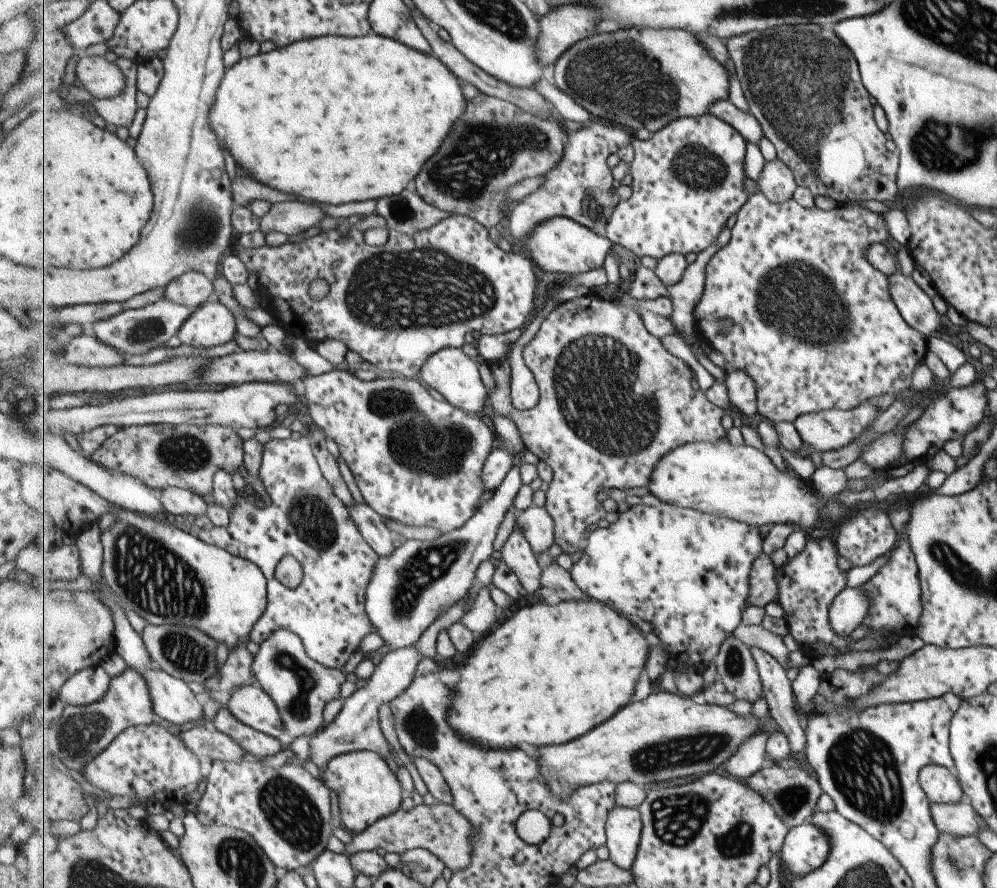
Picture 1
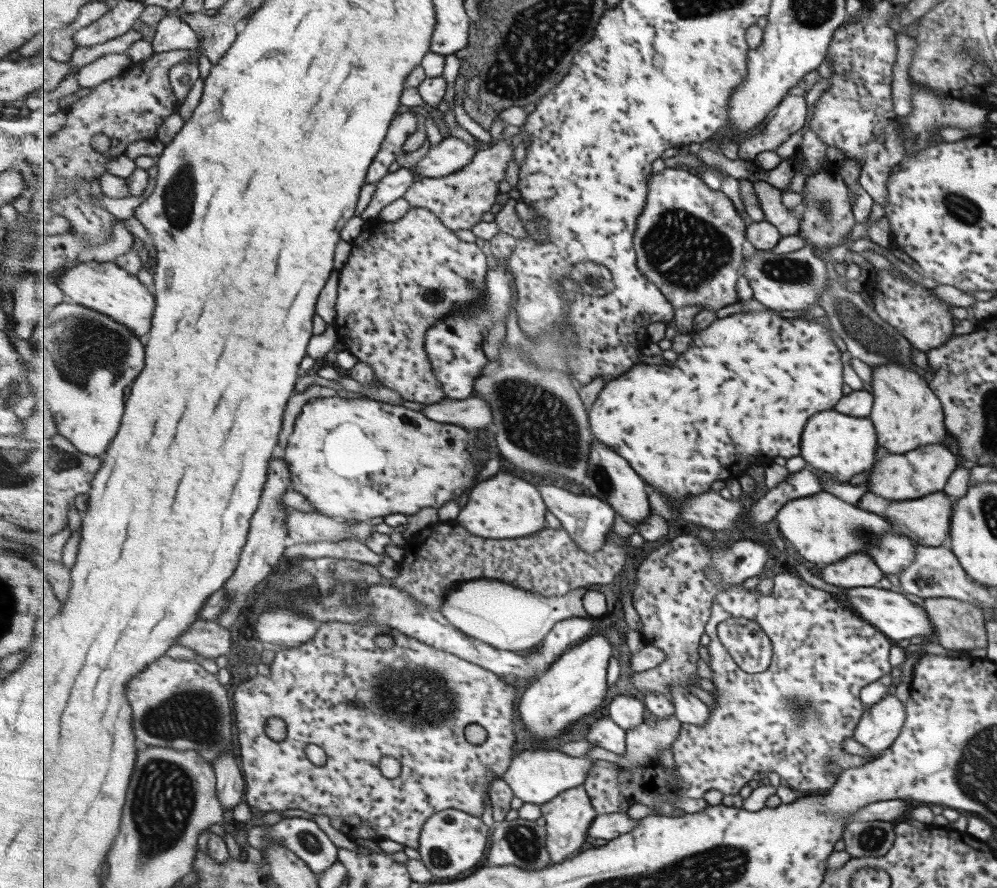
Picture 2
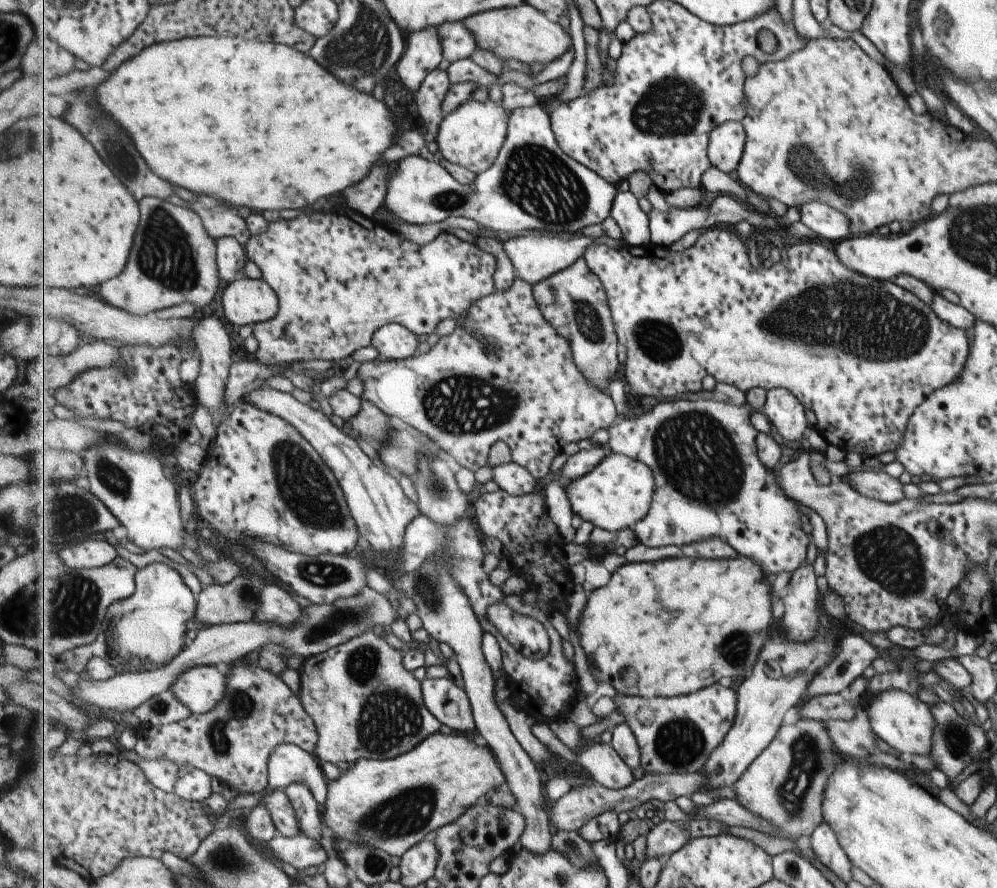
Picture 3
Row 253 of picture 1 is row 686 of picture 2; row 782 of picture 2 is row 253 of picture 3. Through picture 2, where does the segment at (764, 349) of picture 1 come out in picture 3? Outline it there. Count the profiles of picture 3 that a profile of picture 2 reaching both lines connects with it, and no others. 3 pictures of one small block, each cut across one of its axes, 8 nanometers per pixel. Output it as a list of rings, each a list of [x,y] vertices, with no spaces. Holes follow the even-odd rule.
[[[719,226],[700,231],[697,242],[682,252],[674,253],[661,245],[615,247],[606,242],[593,242],[586,248],[584,257],[588,265],[596,272],[608,293],[614,325],[621,344],[626,347],[624,375],[635,395],[653,395],[658,397],[678,398],[688,392],[697,392],[703,388],[705,376],[713,376],[719,383],[738,386],[746,393],[752,388],[765,388],[770,391],[775,387],[785,387],[797,395],[805,408],[809,408],[816,418],[817,432],[827,445],[839,448],[844,454],[855,452],[861,459],[876,457],[881,452],[894,451],[902,443],[903,433],[909,417],[917,405],[932,392],[945,385],[950,385],[960,378],[968,357],[967,341],[963,329],[955,328],[941,320],[928,304],[919,300],[913,293],[902,289],[890,281],[865,278],[861,273],[854,273],[845,268],[835,252],[829,252],[821,243],[801,241],[788,243],[788,263],[775,259],[774,264],[762,273],[754,259],[749,256],[747,246],[737,233],[730,232],[726,226]]]

